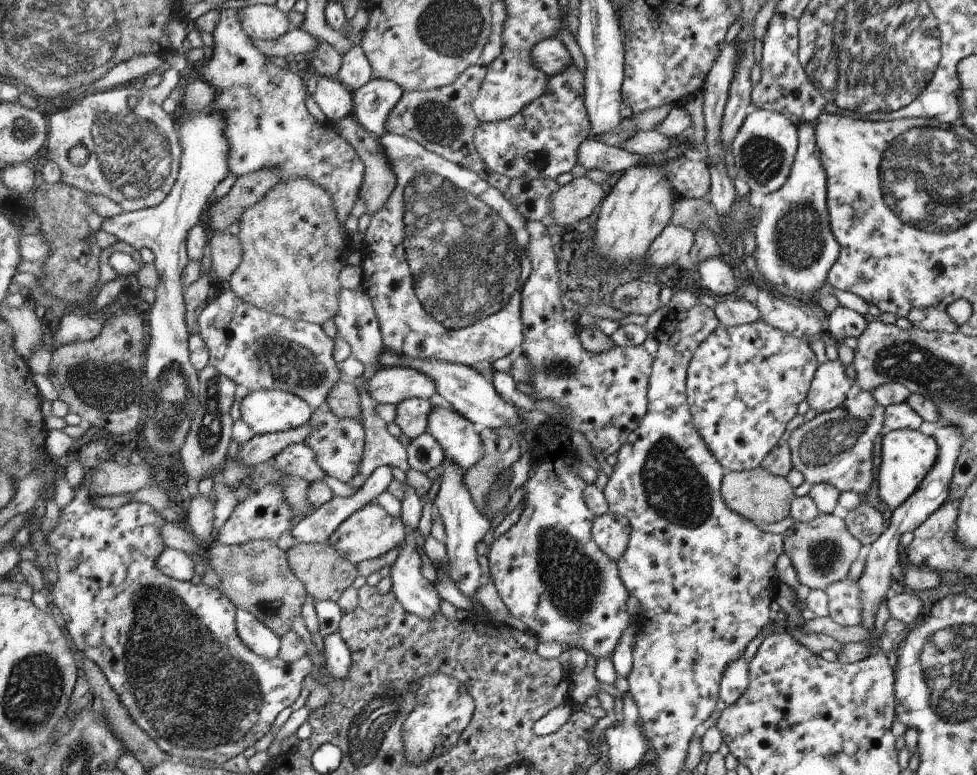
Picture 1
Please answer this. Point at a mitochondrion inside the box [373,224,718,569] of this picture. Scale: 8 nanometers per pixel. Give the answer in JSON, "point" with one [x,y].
{"point":[674,488]}

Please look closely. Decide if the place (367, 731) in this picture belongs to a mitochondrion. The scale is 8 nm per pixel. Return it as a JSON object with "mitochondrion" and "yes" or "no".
{"mitochondrion":"yes"}

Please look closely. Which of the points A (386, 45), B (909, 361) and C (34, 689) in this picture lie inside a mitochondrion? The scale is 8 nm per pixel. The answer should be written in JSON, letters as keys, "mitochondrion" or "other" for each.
{"A":"other","B":"mitochondrion","C":"mitochondrion"}

